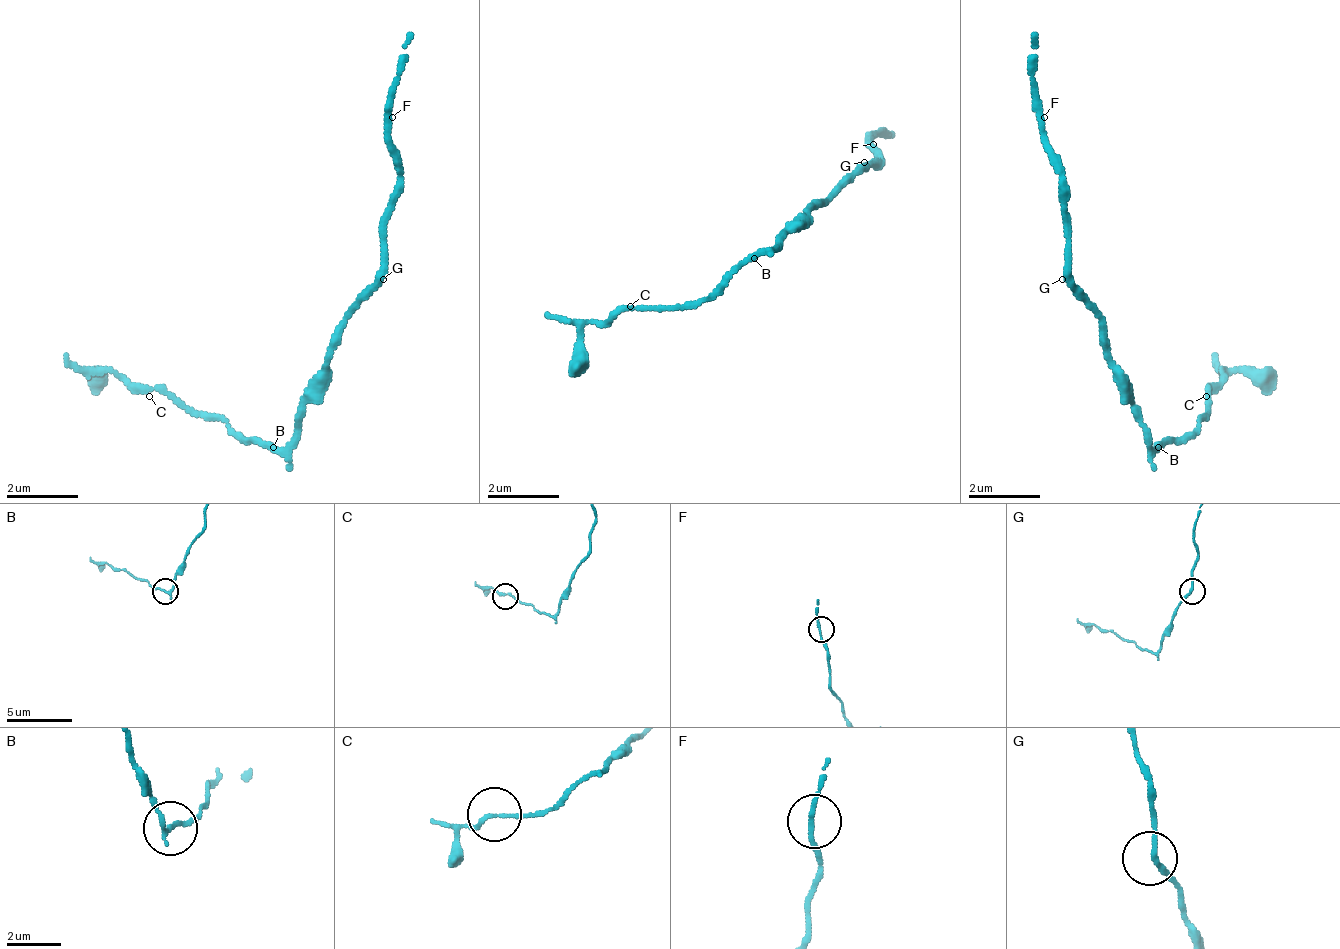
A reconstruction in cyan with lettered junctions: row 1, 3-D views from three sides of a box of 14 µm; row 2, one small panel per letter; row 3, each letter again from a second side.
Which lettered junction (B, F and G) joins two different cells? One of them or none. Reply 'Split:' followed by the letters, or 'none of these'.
Split: B

